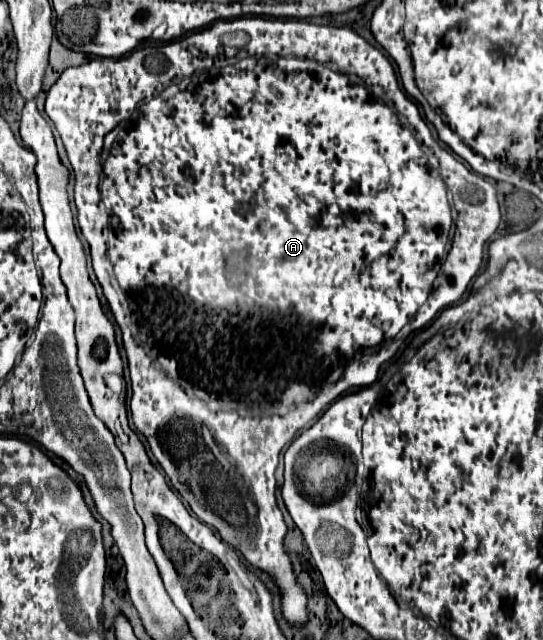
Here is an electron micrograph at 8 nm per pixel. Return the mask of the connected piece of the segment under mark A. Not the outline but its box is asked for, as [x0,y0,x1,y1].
[45,16,501,624]

